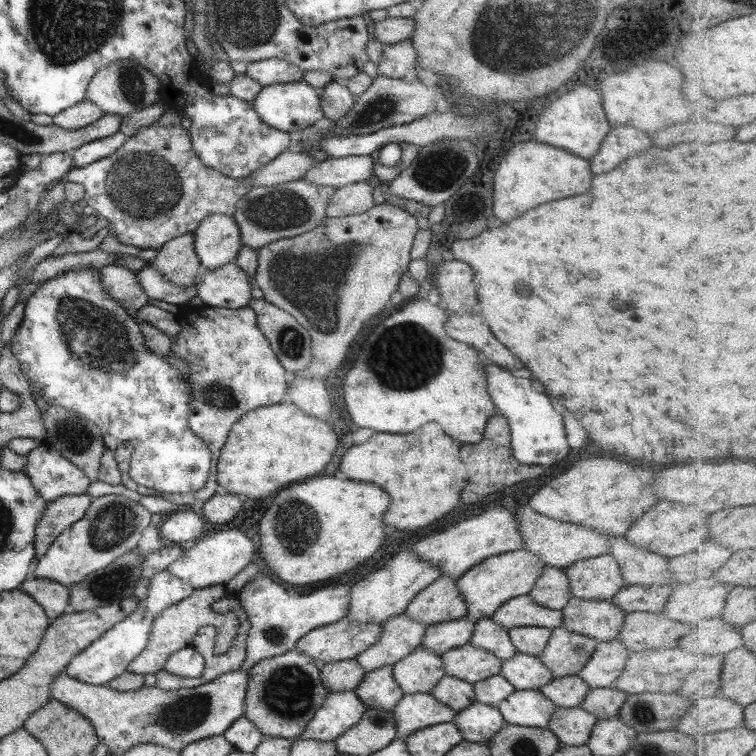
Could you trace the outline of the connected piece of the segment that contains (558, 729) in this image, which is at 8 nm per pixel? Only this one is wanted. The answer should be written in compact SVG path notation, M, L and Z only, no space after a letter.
M556 707L549 719L547 729L557 737L558 742L562 746L581 746L586 744L589 733L591 733L591 729L596 721L592 714L585 712L581 707Z

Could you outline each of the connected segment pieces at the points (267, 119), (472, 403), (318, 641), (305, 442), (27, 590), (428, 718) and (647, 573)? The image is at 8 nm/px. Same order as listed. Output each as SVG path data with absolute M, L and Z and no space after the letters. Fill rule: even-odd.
M301 80L261 87L261 90L251 101L253 102L253 110L257 112L257 116L267 126L290 133L293 136L303 128L312 125L316 120L324 117L321 106L319 106L319 90Z
M421 298L409 300L398 311L381 320L377 328L361 344L351 370L341 384L343 412L349 414L355 426L377 428L375 432L407 434L425 422L435 422L441 430L459 442L475 444L481 440L485 422L496 413L486 392L484 366L467 343L451 339L444 330L448 317L442 305L435 305Z
M343 617L337 622L314 628L304 634L299 638L294 650L311 657L311 661L317 663L318 667L325 663L351 660L378 642L381 626L382 623L378 622L355 623L349 621L347 617Z
M285 400L251 410L229 430L216 464L216 478L227 494L265 498L289 482L315 476L331 460L337 438L325 422L305 416ZM283 436L283 438L281 438Z
M47 578L24 580L19 589L41 606L49 621L69 611L69 590L58 582Z
M430 693L404 694L390 712L395 721L396 738L401 740L405 740L405 737L426 726L451 722L455 716L455 711L437 702L437 699L433 698Z
M623 536L610 537L607 552L619 565L619 570L626 585L669 584L668 559L653 554L643 547L631 544Z

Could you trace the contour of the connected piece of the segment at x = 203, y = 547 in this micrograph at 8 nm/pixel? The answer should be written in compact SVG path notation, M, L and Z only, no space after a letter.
M221 530L213 536L199 538L192 547L183 551L177 560L171 562L166 570L182 581L187 581L194 589L206 586L223 585L253 562L256 551L249 538L239 530Z

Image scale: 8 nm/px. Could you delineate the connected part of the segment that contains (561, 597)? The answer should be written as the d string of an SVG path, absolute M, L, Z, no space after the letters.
M545 566L527 595L539 606L560 611L571 597L564 571Z

